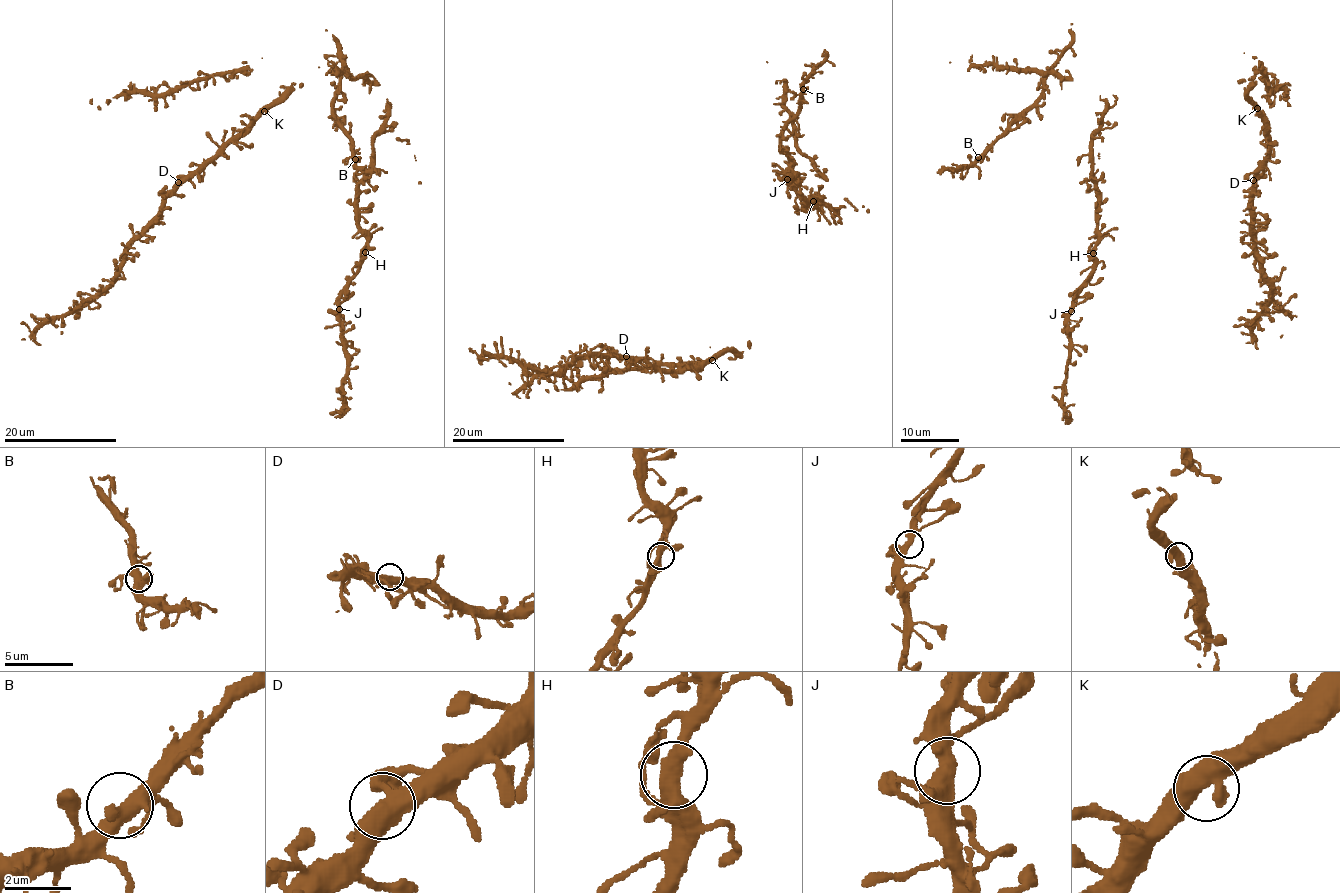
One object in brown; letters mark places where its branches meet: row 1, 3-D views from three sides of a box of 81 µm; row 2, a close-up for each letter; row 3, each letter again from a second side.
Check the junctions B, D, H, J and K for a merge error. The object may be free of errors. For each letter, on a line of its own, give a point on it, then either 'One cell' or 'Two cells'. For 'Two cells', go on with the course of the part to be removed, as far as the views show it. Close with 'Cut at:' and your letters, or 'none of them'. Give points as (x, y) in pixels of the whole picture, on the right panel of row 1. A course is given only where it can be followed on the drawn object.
B: Place: (978, 157). One cell
D: Place: (1253, 180). One cell
H: Place: (1093, 253). One cell
J: Place: (1071, 311). One cell
K: Place: (1257, 108). One cell
Cut at: none of them

